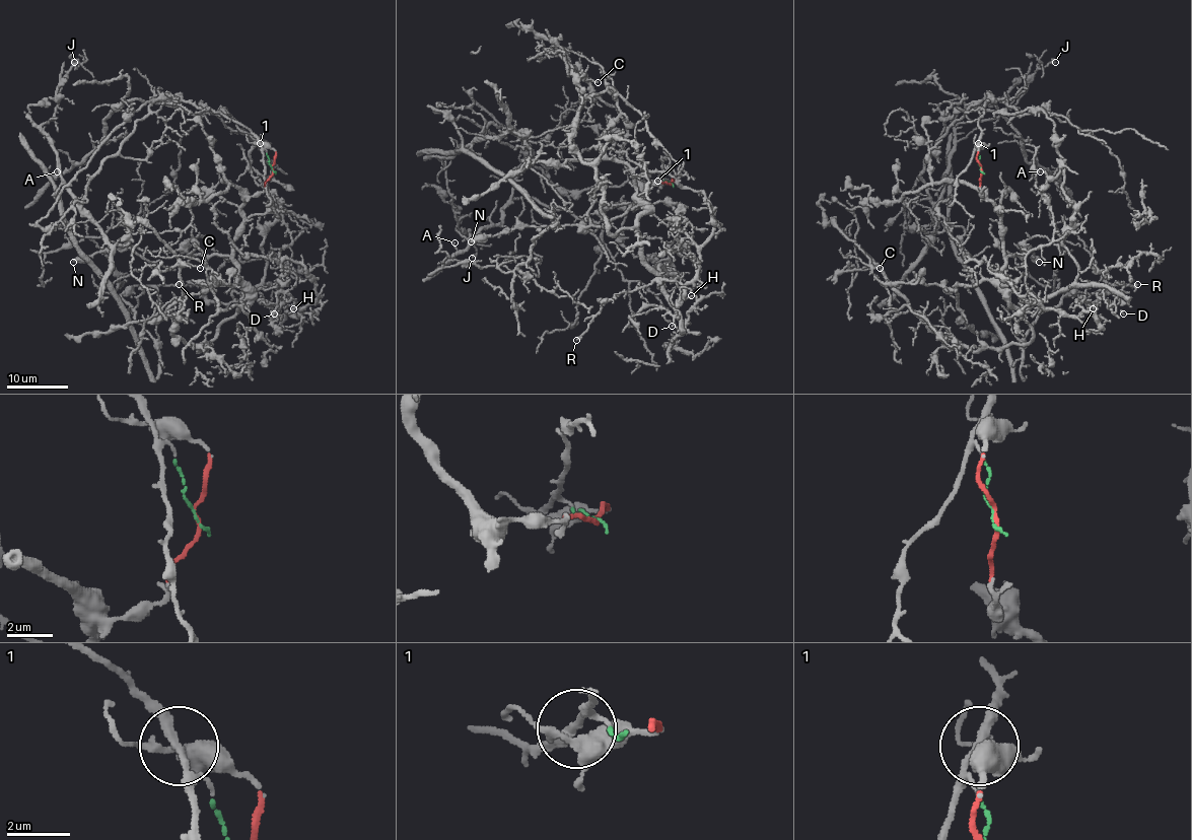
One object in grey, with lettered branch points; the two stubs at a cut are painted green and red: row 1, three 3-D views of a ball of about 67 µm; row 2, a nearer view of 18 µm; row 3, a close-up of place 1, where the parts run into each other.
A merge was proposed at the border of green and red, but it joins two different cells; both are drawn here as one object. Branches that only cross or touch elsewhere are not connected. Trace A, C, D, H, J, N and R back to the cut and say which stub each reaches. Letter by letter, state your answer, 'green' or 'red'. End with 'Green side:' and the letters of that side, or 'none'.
A: green
C: red
D: red
H: red
J: green
N: red
R: red
Green side: A, J

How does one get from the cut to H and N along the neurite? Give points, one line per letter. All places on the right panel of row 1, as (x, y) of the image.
H: (981, 168), (981, 196), (997, 208), (1003, 241), (999, 280), (1018, 289), (1024, 267), (1045, 307), (1094, 309)
N: (981, 168), (981, 196), (997, 208), (1002, 251), (1006, 256), (1024, 254), (1024, 247), (1039, 262)

